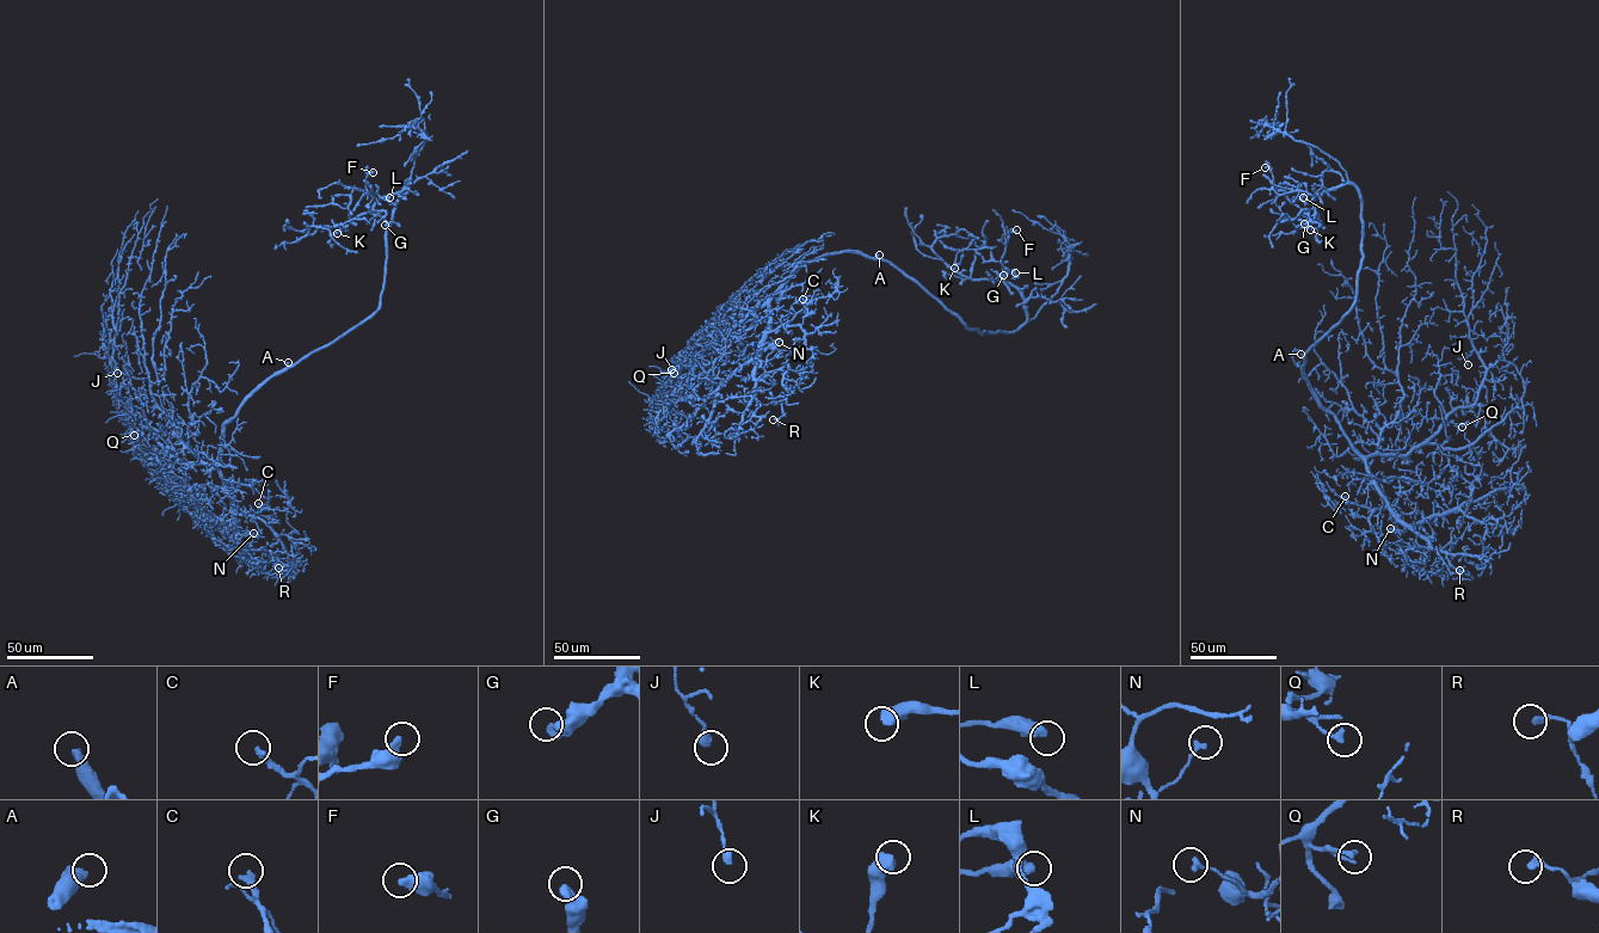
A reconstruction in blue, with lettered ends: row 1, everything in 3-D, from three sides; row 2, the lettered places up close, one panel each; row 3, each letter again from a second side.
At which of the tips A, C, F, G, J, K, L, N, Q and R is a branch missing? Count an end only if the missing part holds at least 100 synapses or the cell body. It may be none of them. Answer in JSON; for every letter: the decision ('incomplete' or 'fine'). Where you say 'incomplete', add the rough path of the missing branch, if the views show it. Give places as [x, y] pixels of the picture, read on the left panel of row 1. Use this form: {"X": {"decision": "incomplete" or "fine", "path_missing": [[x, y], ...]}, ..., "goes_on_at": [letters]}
{"A": {"decision": "incomplete", "path_missing": [[288, 362], [282, 355], [276, 356], [277, 379]]}, "C": {"decision": "fine"}, "F": {"decision": "fine"}, "G": {"decision": "fine"}, "J": {"decision": "fine"}, "K": {"decision": "fine"}, "L": {"decision": "fine"}, "N": {"decision": "fine"}, "Q": {"decision": "fine"}, "R": {"decision": "fine"}, "goes_on_at": ["A"]}

